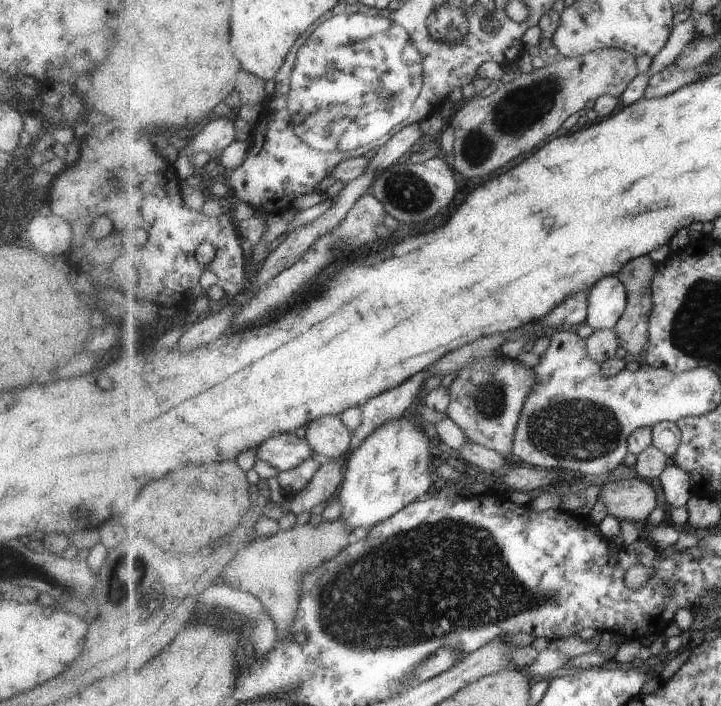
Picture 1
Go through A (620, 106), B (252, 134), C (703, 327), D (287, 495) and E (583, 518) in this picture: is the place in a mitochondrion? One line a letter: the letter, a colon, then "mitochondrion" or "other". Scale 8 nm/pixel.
A: other
B: other
C: mitochondrion
D: other
E: other

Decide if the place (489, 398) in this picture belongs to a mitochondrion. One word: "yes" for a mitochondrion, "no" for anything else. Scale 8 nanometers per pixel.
yes

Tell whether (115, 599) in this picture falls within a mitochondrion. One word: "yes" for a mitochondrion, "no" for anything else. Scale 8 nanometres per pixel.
yes

